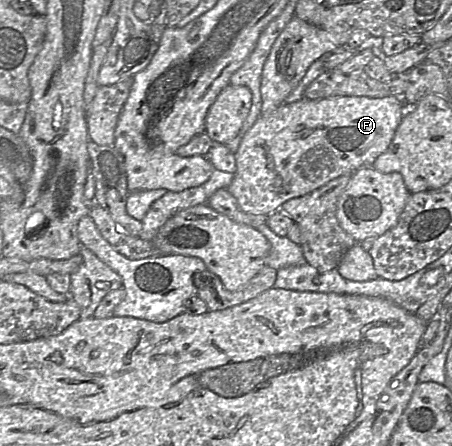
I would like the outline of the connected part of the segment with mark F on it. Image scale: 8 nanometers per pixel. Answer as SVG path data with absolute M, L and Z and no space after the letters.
M339 96L334 98L323 98L315 100L303 97L301 100L295 103L283 103L270 113L260 115L254 125L242 138L238 150L234 154L236 170L233 173L233 179L227 189L236 199L242 211L251 214L262 214L269 216L270 214L279 211L282 204L288 200L304 196L325 185L329 181L332 181L345 174L353 174L356 170L362 167L371 167L376 158L384 153L389 147L396 129L398 128L405 114L405 103L400 96L388 96L384 98Z

